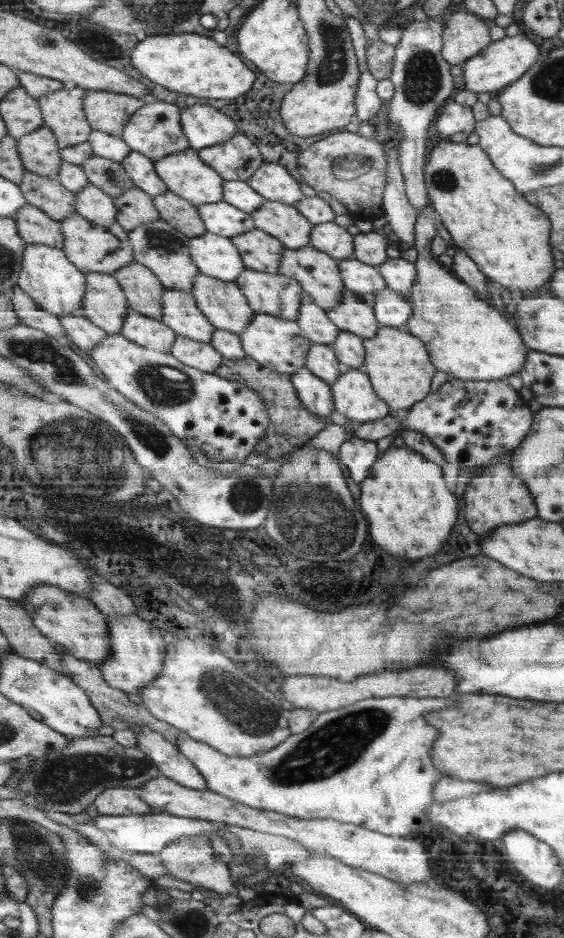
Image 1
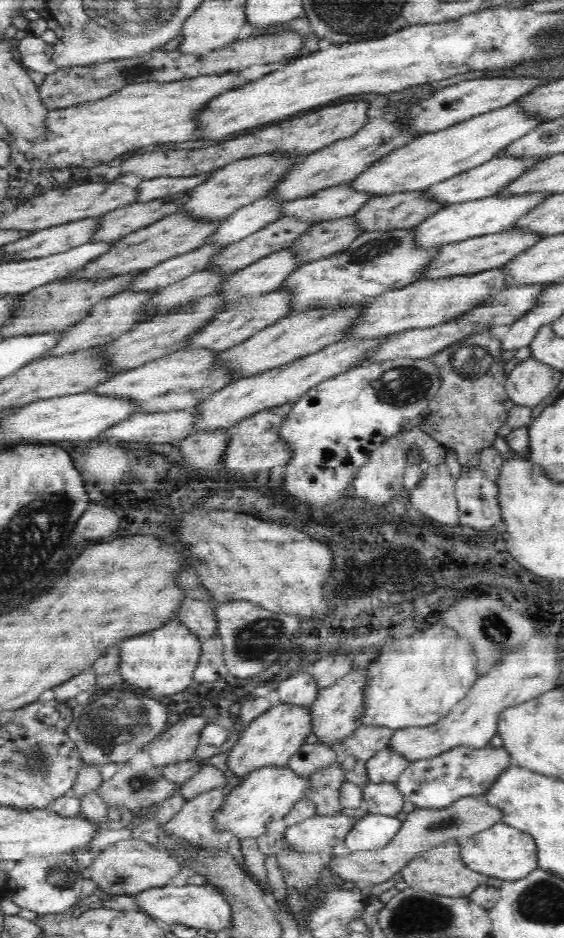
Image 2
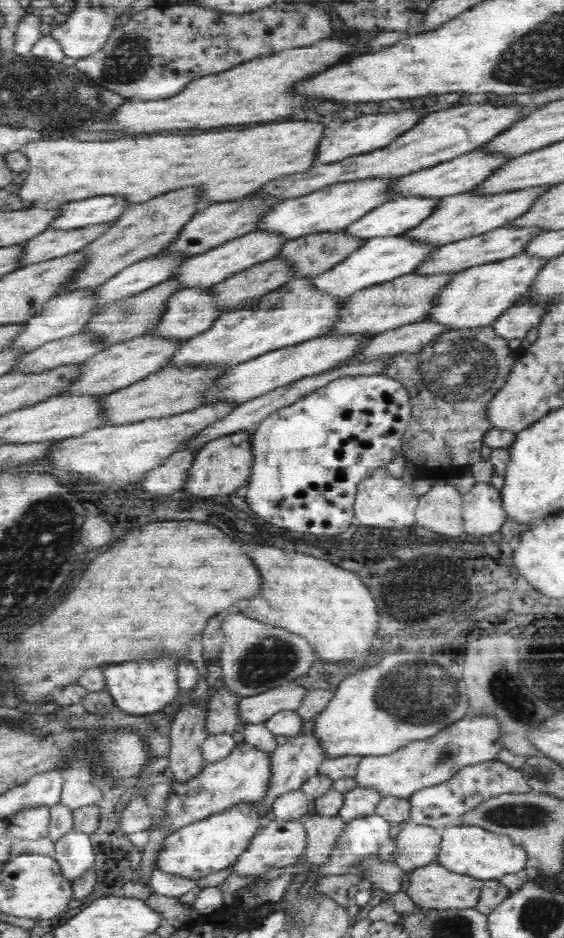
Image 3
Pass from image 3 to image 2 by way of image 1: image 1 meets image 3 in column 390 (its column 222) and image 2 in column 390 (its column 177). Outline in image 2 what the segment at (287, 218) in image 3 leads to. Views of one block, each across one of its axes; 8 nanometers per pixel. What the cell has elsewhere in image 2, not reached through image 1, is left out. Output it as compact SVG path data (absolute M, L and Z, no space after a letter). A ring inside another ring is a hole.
M524 101L513 102L442 130L426 132L370 166L354 179L354 187L374 191L376 196L392 194L394 191L426 189L499 157L504 150L510 149L518 140L548 121L548 117L530 111Z

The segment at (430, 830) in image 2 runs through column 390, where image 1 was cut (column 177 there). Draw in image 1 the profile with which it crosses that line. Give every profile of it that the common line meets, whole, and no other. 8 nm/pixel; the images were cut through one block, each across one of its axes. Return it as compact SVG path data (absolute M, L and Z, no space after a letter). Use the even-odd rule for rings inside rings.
M182 838L176 844L170 844L160 856L170 873L183 881L190 882L195 886L203 886L206 889L217 891L221 896L238 894L240 887L232 881L232 872L228 863L218 859L216 850L209 838Z

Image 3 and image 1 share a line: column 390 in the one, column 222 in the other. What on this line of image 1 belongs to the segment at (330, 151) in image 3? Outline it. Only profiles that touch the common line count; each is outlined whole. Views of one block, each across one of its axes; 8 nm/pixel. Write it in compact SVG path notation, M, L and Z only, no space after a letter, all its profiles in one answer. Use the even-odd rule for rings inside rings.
M206 104L184 109L183 126L192 148L199 151L231 141L238 134L238 124L228 114Z

